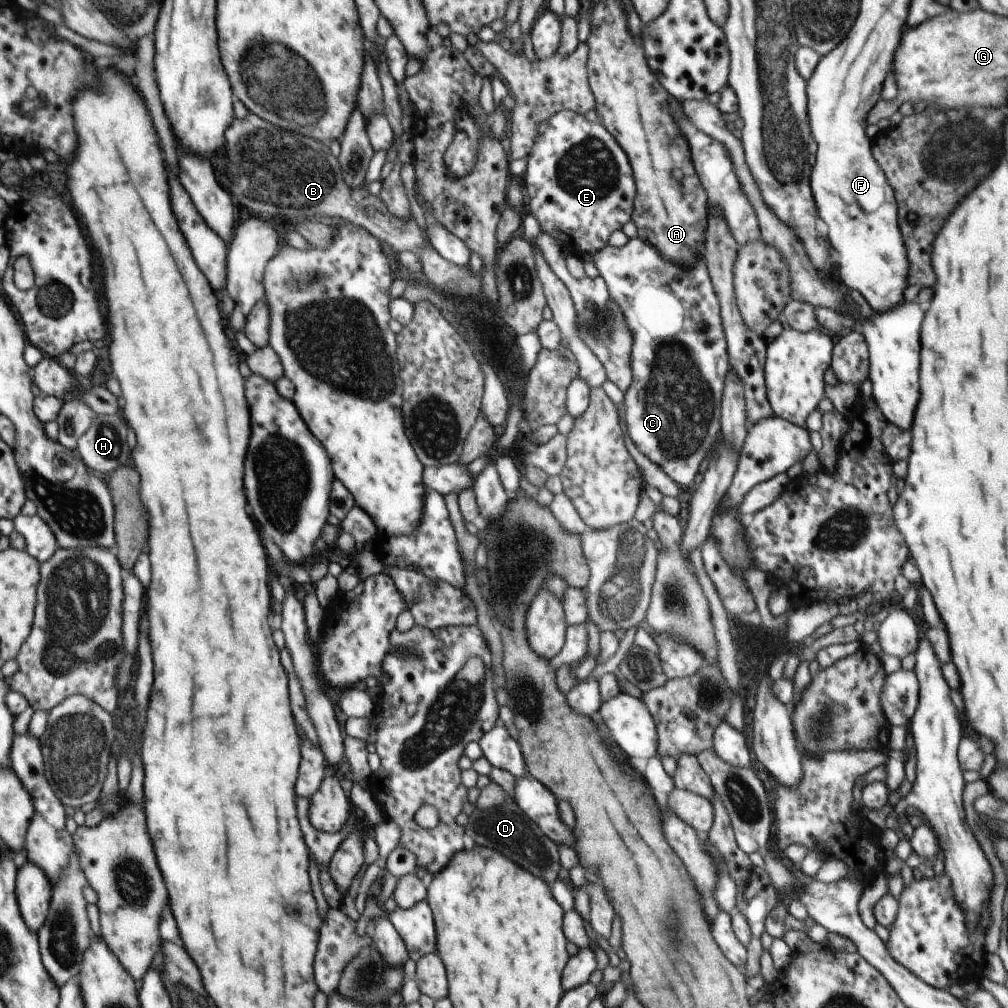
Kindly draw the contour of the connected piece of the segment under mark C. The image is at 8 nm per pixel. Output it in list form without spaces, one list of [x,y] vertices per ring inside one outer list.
[[[637,237],[629,238],[626,245],[620,248],[607,244],[590,254],[589,259],[605,280],[611,299],[620,305],[633,334],[633,381],[624,395],[627,432],[648,460],[659,466],[683,490],[689,491],[696,474],[702,471],[700,465],[704,464],[706,456],[720,438],[720,405],[725,376],[730,367],[720,305],[703,252],[699,252],[691,269],[685,269],[662,258],[656,248]]]

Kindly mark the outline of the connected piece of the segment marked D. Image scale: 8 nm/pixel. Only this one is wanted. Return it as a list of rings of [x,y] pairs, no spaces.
[[[507,800],[490,810],[474,810],[474,814],[468,817],[465,833],[474,839],[476,845],[488,846],[514,860],[516,864],[520,862],[522,868],[528,868],[532,874],[543,878],[550,886],[563,872],[558,845],[514,802]]]

